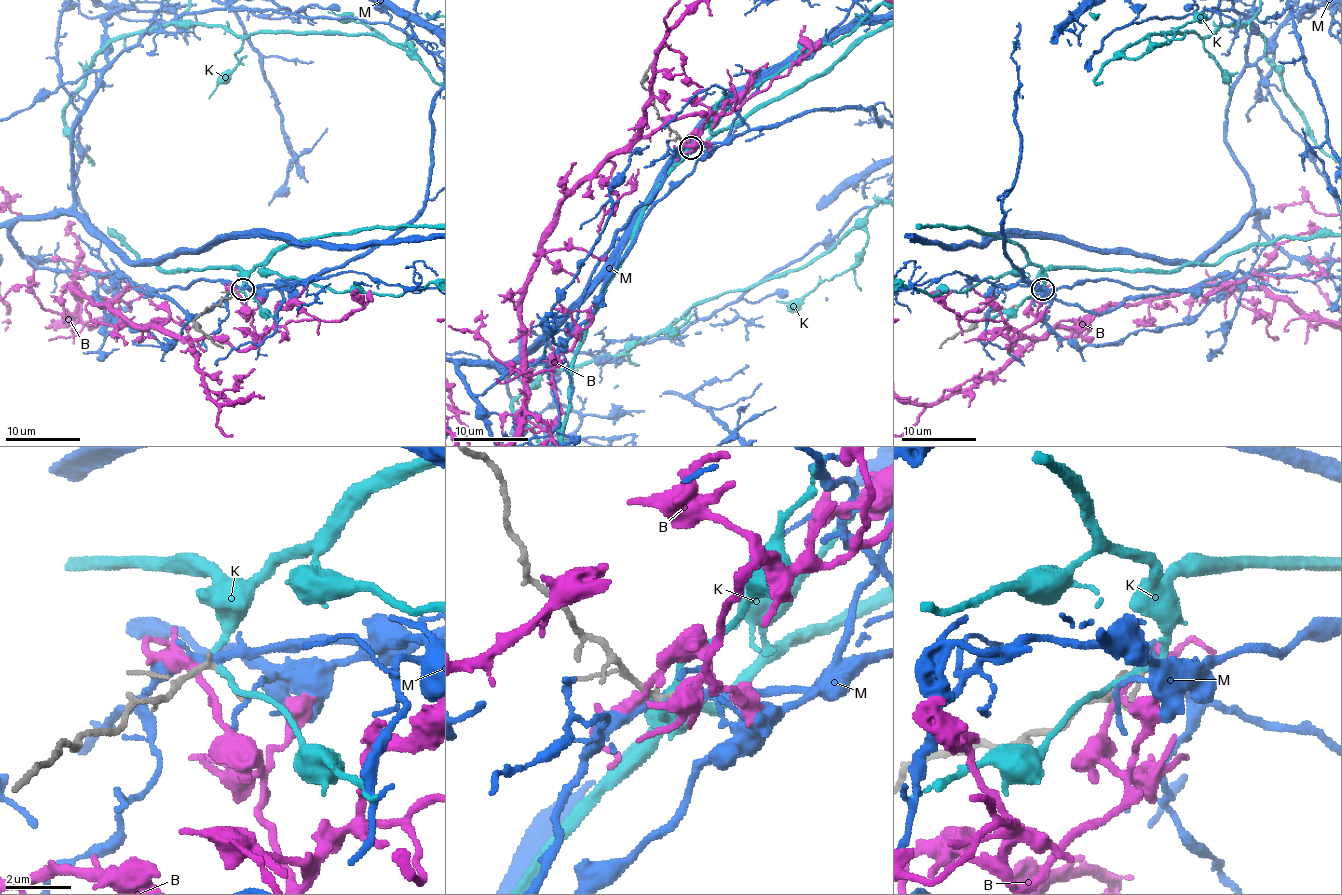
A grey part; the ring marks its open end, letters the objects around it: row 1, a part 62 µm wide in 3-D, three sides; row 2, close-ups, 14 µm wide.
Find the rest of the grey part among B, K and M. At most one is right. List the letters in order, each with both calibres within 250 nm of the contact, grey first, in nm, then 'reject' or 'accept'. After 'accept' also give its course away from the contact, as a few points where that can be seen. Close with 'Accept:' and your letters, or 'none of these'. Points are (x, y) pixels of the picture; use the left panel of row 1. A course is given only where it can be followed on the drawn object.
B: 140/280 nm | reject
K: 160/180 nm | reject
M: 160/200 nm | reject
Accept: none of these

